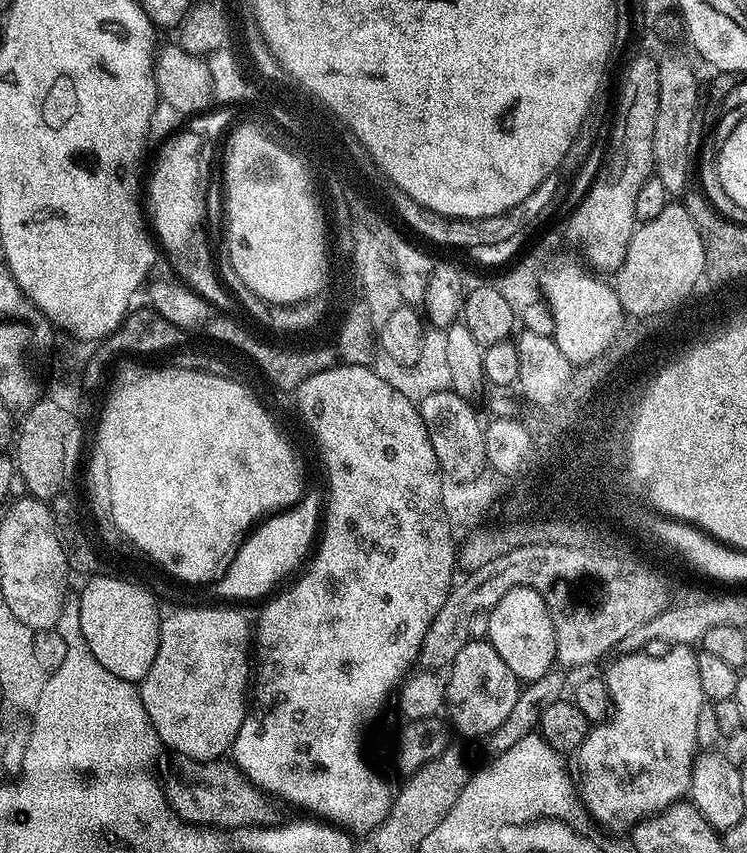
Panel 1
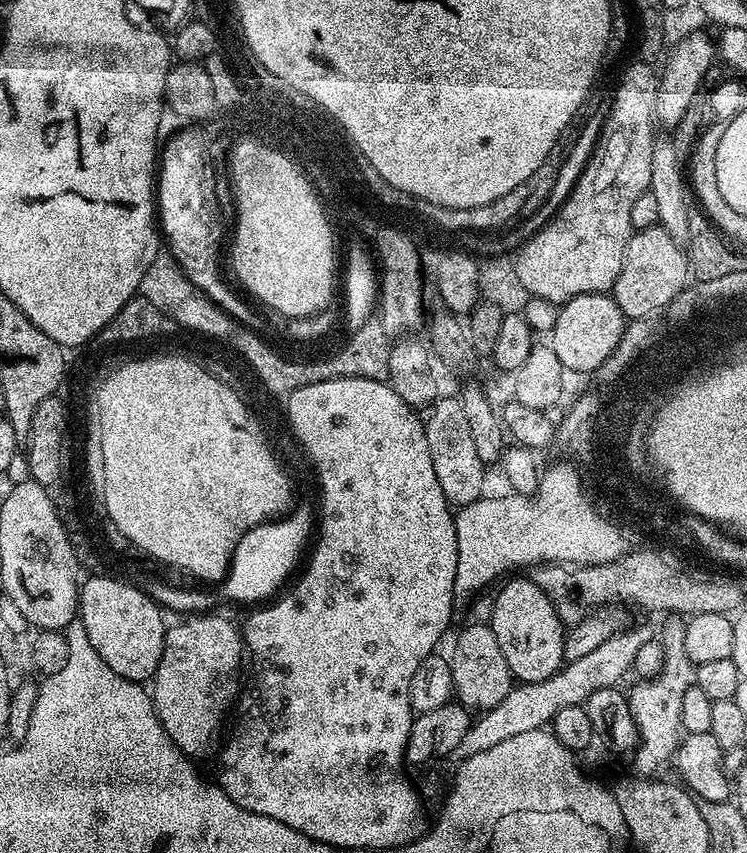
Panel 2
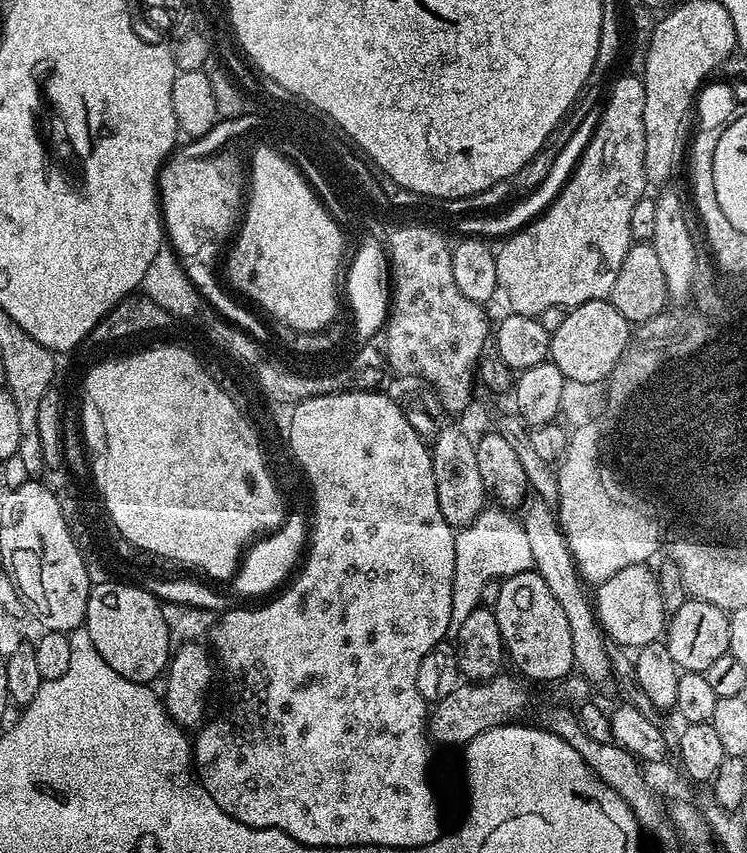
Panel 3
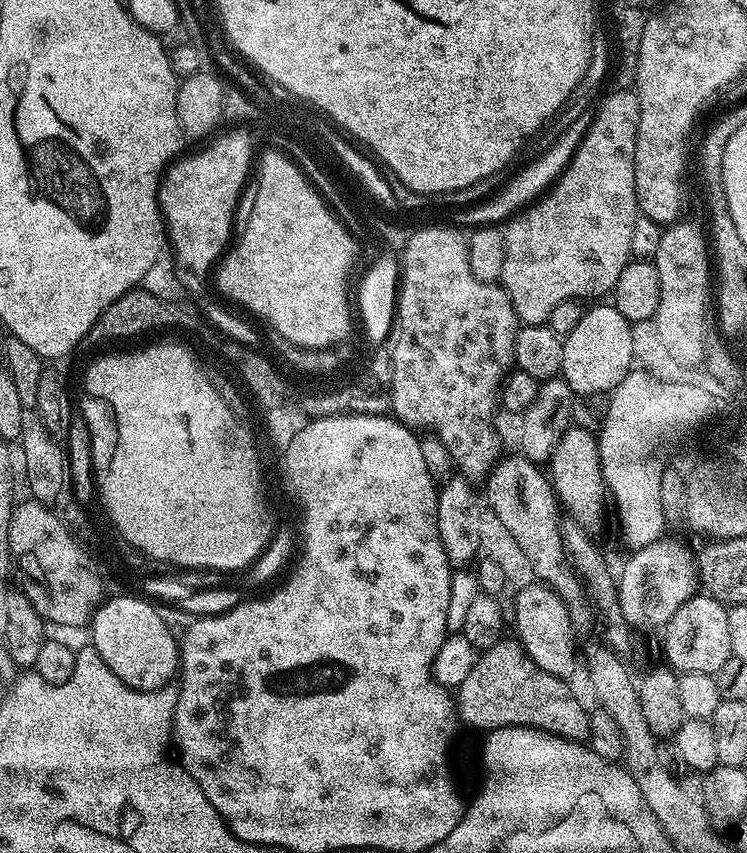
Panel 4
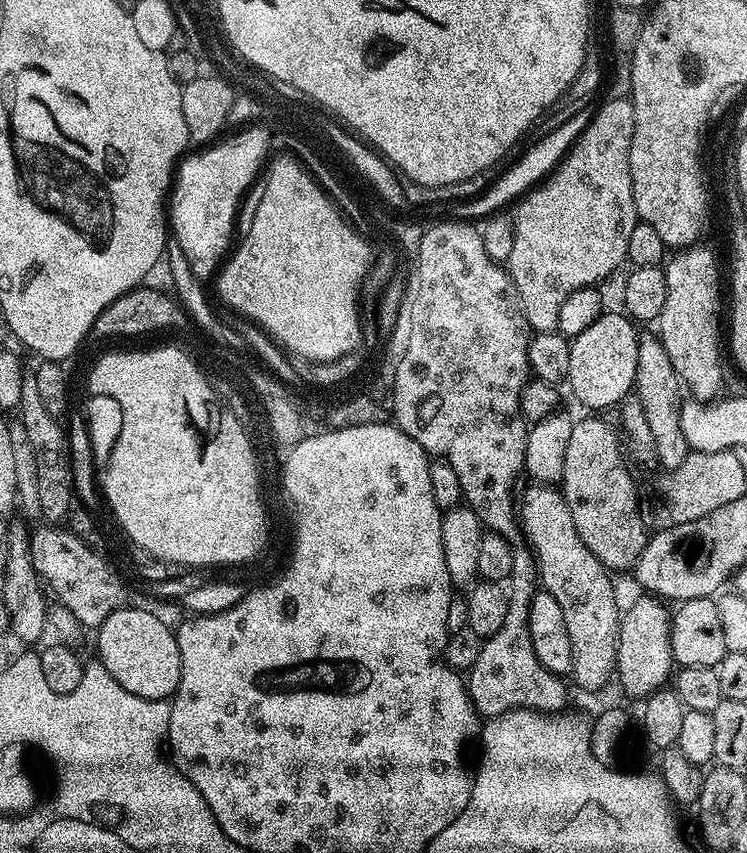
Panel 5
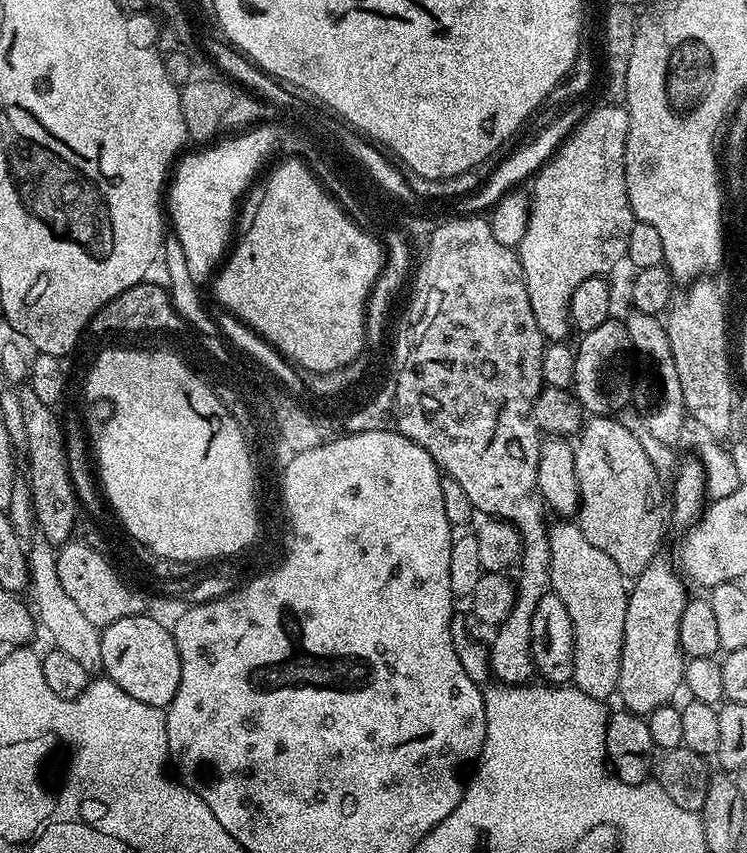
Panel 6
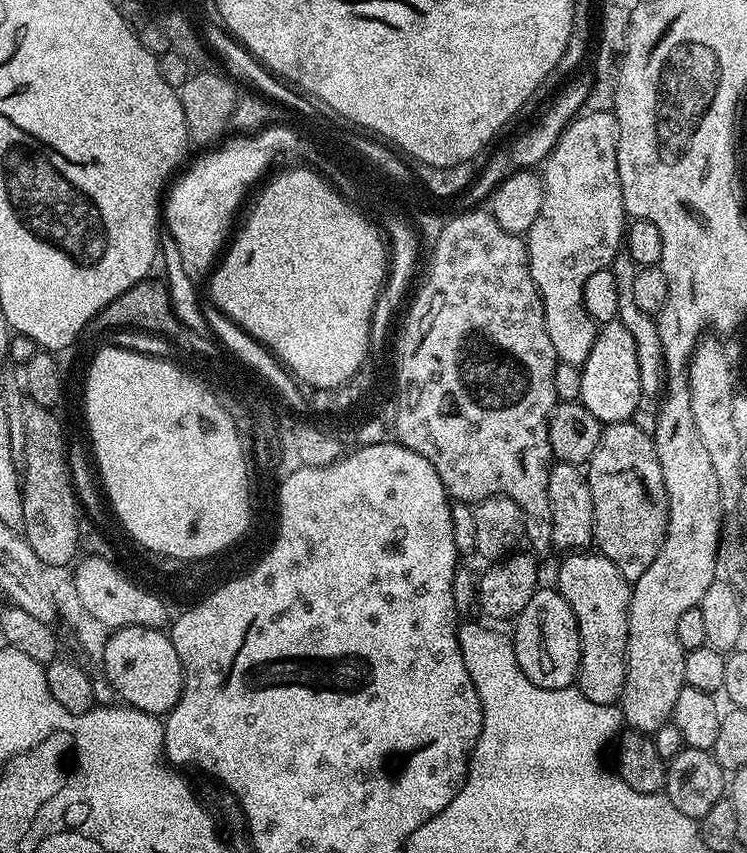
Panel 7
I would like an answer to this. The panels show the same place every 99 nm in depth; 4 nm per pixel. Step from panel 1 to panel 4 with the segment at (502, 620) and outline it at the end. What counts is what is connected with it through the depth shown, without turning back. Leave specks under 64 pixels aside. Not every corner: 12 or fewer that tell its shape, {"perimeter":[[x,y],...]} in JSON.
{"perimeter":[[555,587],[514,594],[515,639],[546,674],[572,678],[578,644]]}

